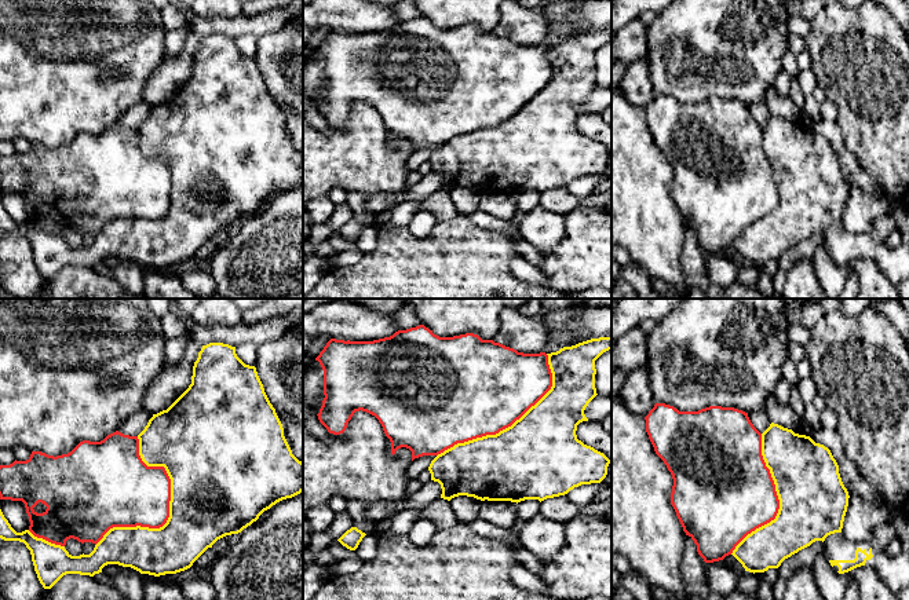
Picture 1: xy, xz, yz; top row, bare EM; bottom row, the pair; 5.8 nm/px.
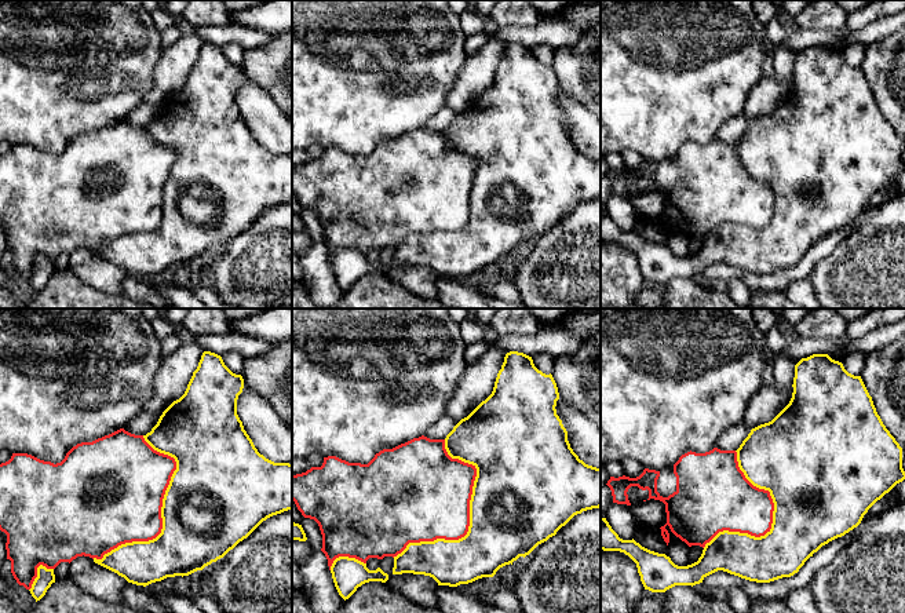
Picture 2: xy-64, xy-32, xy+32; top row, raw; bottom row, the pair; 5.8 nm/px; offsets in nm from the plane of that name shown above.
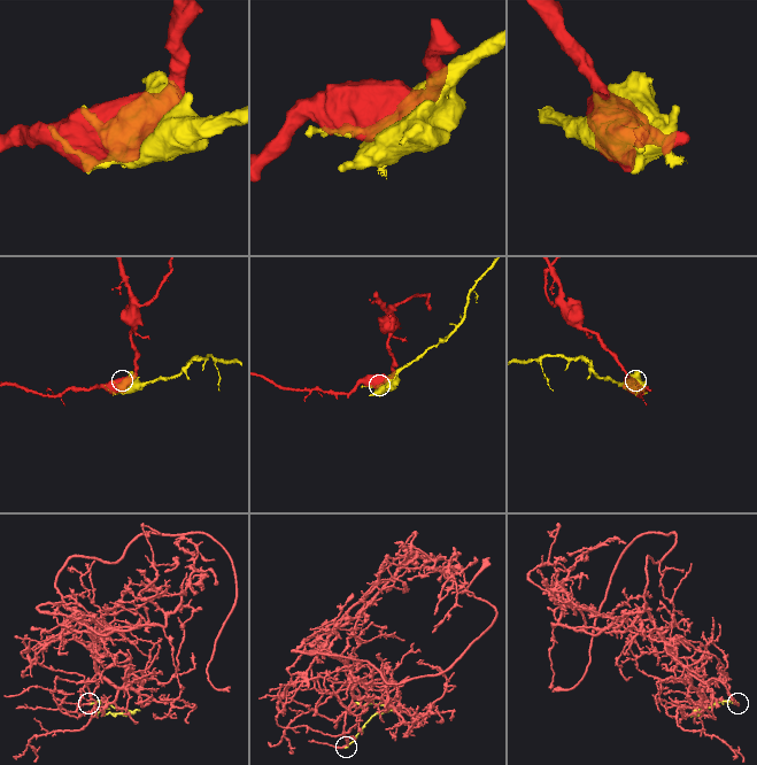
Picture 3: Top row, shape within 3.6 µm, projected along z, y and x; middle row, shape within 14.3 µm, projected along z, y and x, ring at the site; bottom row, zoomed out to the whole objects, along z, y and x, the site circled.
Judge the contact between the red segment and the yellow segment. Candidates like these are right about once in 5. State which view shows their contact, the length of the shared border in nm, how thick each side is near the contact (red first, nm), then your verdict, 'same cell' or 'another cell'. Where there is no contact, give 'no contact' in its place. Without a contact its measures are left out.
meets red in xy; contact 700 nm long; 400 nm thick on the red side, 460 nm on the other; another cell

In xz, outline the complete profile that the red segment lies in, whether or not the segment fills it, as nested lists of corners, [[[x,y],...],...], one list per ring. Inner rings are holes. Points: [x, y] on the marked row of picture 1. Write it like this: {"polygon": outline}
{"polygon": [[[424,325],[373,341],[331,339],[315,361],[324,370],[325,395],[317,416],[328,432],[343,433],[355,411],[366,411],[382,424],[391,442],[391,454],[406,447],[412,451],[412,461],[423,456],[438,456],[457,443],[499,433],[519,420],[552,387],[545,352],[518,352],[493,340],[482,340],[474,333],[439,337]]]}

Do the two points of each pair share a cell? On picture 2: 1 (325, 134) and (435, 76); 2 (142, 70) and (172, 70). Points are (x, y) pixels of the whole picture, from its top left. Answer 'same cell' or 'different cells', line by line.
1: same cell
2: different cells

